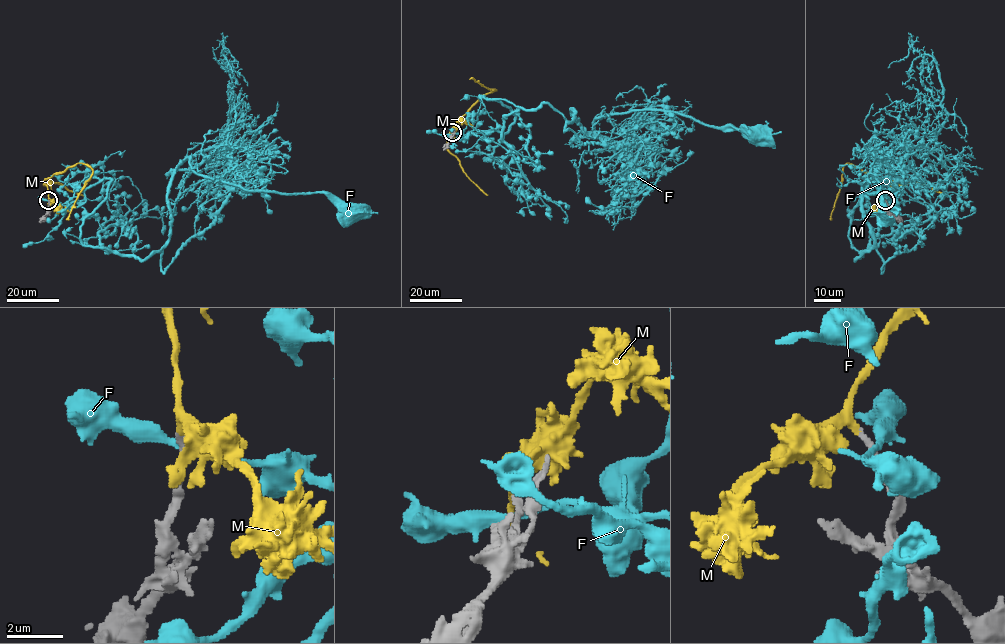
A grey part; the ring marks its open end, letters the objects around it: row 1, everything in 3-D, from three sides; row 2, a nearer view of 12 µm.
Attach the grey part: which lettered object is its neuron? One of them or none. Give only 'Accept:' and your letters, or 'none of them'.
Accept: M

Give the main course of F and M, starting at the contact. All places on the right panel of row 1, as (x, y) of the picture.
F: (887, 201), (870, 179), (855, 259), (874, 241), (863, 195), (883, 157), (863, 189), (887, 218)
M: (885, 200), (884, 195), (893, 184), (891, 180), (864, 172), (848, 163), (842, 170), (832, 219)

